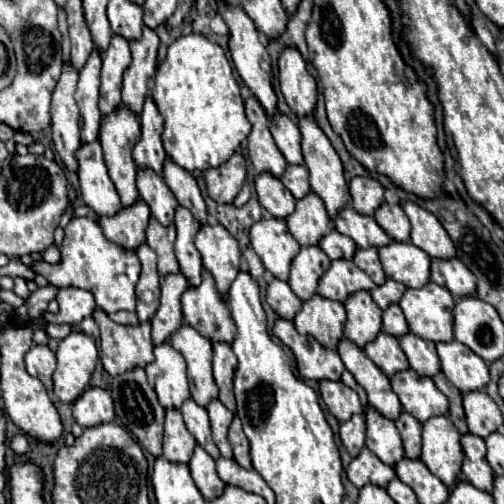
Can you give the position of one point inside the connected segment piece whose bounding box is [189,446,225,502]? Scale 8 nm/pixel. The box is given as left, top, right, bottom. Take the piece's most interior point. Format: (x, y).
(202, 466)

